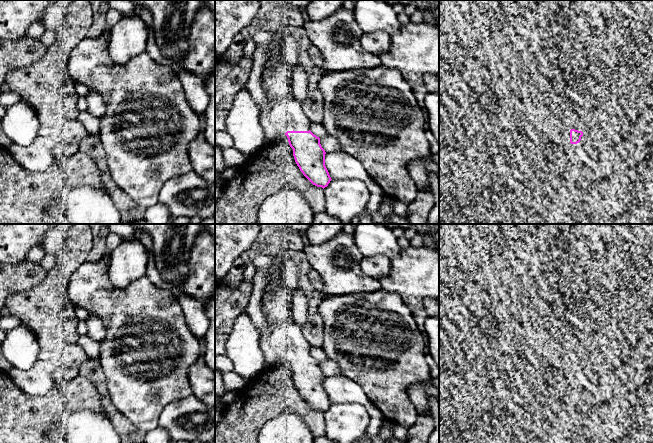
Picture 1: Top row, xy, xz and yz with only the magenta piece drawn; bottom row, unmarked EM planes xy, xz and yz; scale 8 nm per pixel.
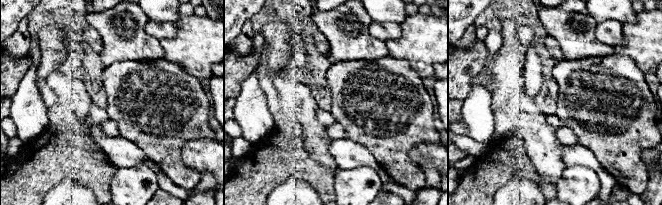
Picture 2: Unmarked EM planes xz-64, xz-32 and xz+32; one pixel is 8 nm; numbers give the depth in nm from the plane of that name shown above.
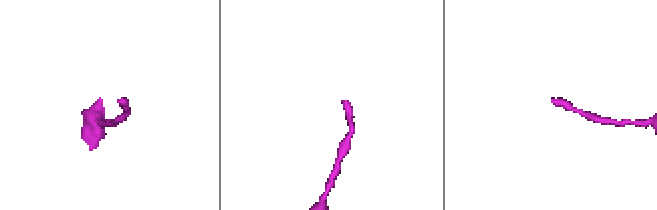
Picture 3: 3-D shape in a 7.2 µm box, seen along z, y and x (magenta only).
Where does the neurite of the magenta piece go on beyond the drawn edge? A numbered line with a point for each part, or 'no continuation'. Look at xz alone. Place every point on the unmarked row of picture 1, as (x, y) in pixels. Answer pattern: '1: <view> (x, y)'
1: xz (291, 331)

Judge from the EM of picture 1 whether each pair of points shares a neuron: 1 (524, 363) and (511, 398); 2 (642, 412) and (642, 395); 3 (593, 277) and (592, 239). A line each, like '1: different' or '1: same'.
1: different
2: same
3: different

